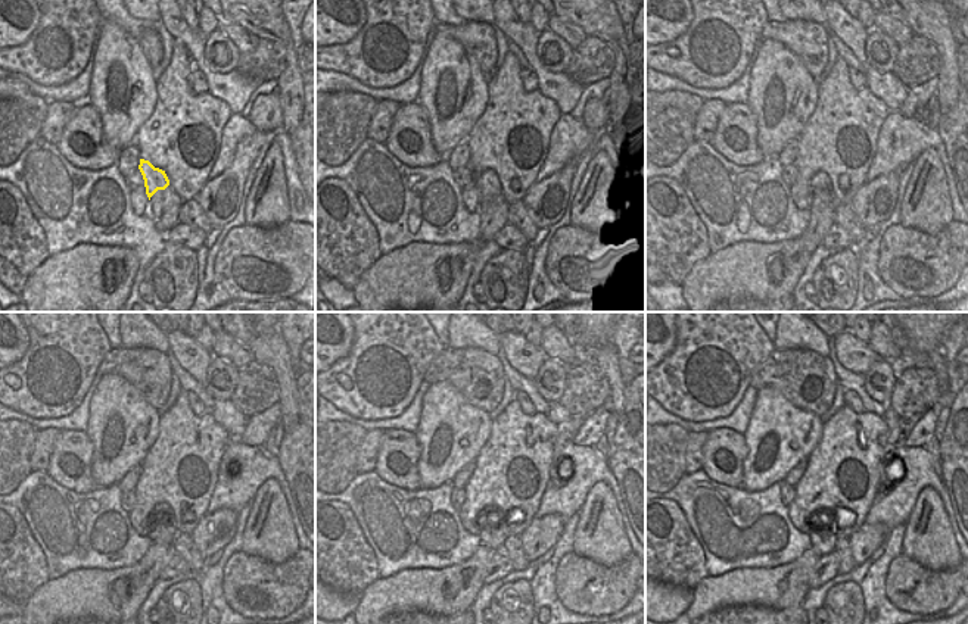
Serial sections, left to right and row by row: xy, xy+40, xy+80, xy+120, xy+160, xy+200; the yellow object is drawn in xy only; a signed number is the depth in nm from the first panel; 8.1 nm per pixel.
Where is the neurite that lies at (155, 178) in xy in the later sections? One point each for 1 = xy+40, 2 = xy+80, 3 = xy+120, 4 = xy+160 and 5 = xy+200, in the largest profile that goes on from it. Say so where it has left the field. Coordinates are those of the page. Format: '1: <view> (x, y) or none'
1: xy+40 (488, 184)
2: xy+80 (821, 187)
3: xy+120 (164, 533)
4: xy+160 (492, 536)
5: xy+200 (822, 537)

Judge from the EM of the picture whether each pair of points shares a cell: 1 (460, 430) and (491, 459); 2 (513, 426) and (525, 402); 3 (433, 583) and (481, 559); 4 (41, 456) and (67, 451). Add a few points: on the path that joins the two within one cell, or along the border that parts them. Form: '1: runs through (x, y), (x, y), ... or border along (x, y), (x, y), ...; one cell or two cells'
1: border along (492, 421), (489, 437), (473, 459); two cells
2: border along (516, 398), (526, 414), (535, 412); two cells
3: runs through (445, 577), (451, 577), (463, 565), (469, 565); one cell
4: border along (59, 431), (46, 470); two cells

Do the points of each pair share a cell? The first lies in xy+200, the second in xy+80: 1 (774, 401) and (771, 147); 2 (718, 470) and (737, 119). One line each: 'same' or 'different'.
1: same
2: same

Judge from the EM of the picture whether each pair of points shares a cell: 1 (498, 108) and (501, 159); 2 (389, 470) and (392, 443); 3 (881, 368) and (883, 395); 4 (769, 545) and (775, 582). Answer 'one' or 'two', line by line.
1: one
2: one
3: one
4: two

